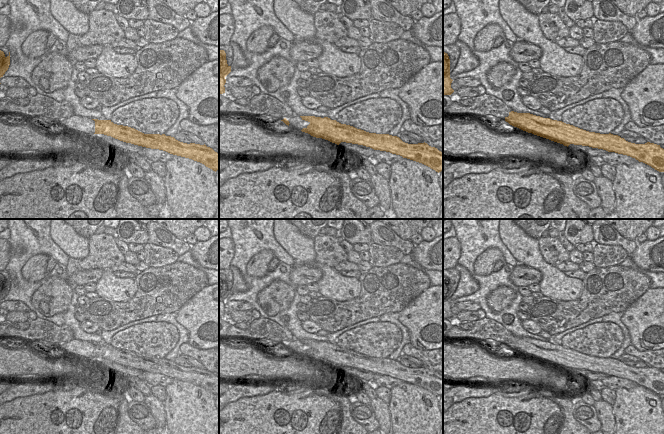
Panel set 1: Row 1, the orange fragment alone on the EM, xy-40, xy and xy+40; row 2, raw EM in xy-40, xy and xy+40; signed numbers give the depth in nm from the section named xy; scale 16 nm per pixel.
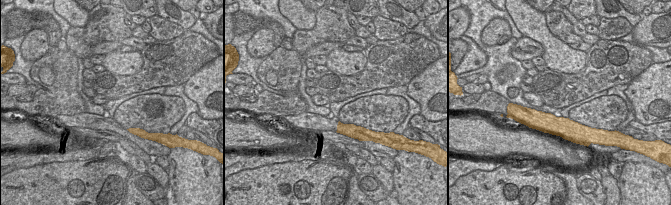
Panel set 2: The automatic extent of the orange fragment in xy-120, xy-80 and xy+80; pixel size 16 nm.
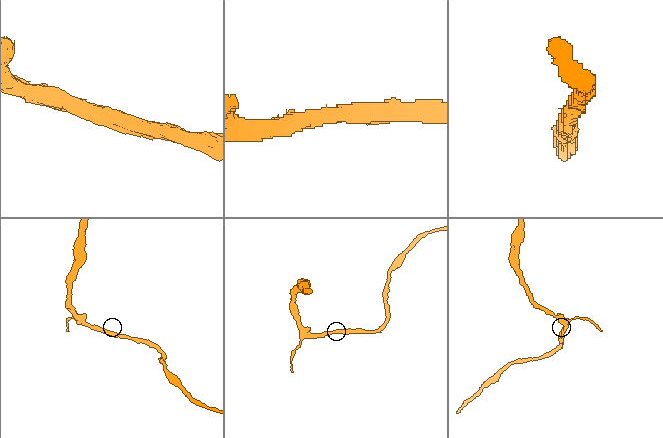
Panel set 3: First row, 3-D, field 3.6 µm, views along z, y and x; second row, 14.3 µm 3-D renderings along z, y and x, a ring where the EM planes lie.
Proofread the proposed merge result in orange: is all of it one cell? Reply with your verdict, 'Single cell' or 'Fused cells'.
Fused cells

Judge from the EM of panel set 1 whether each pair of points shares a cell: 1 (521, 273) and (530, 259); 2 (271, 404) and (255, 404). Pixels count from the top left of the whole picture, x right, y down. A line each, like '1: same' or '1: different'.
1: different
2: same

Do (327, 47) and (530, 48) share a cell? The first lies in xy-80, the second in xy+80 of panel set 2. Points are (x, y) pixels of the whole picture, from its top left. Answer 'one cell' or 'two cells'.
one cell

